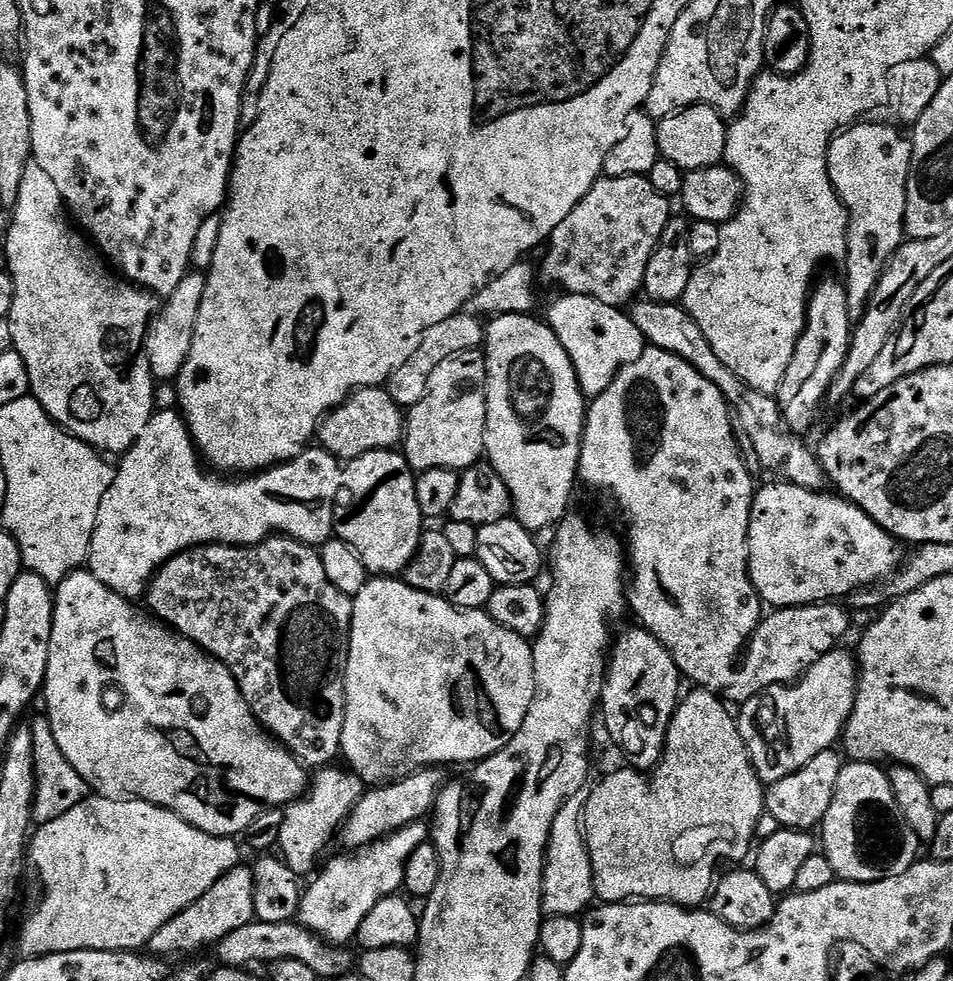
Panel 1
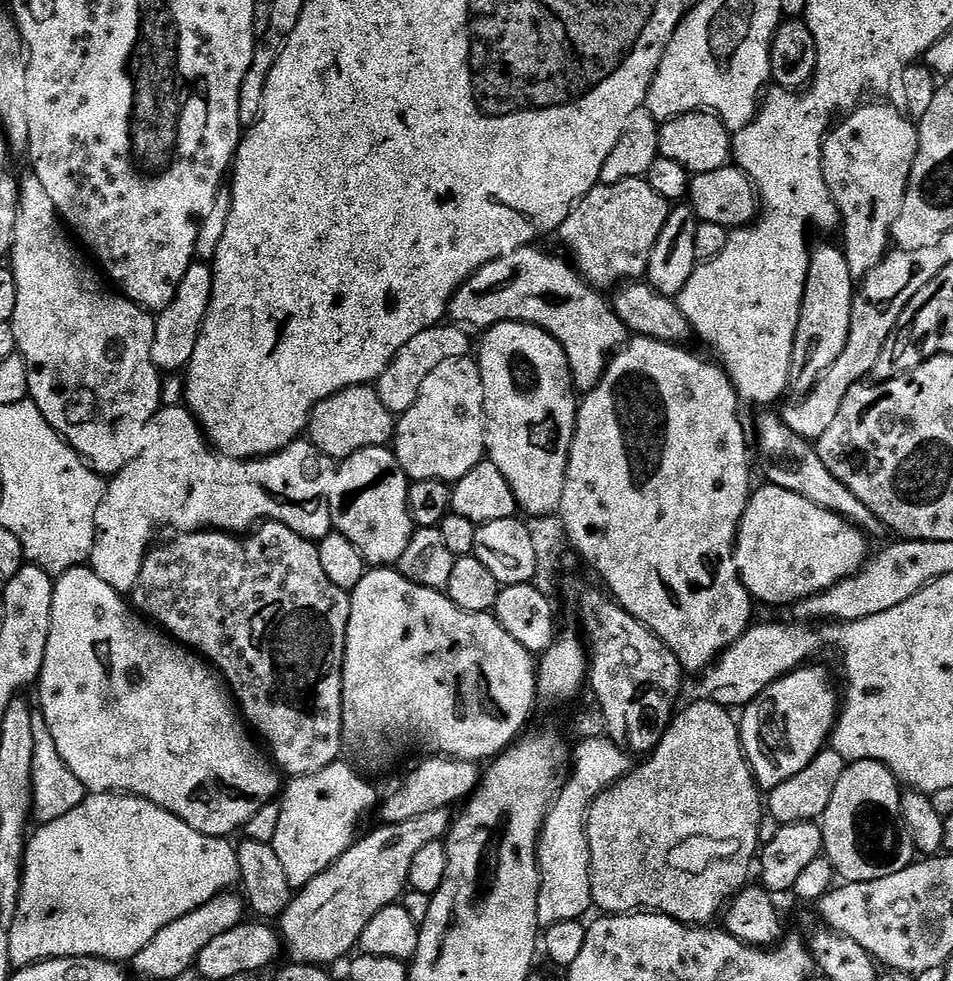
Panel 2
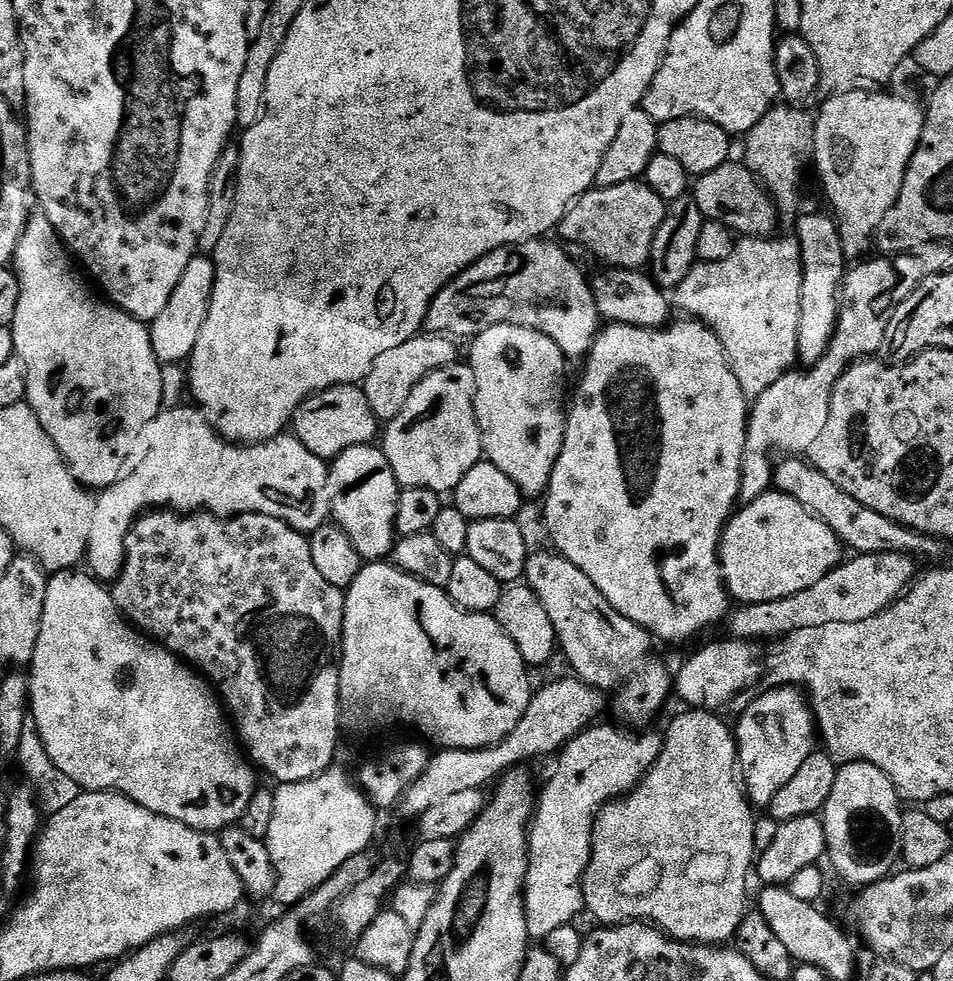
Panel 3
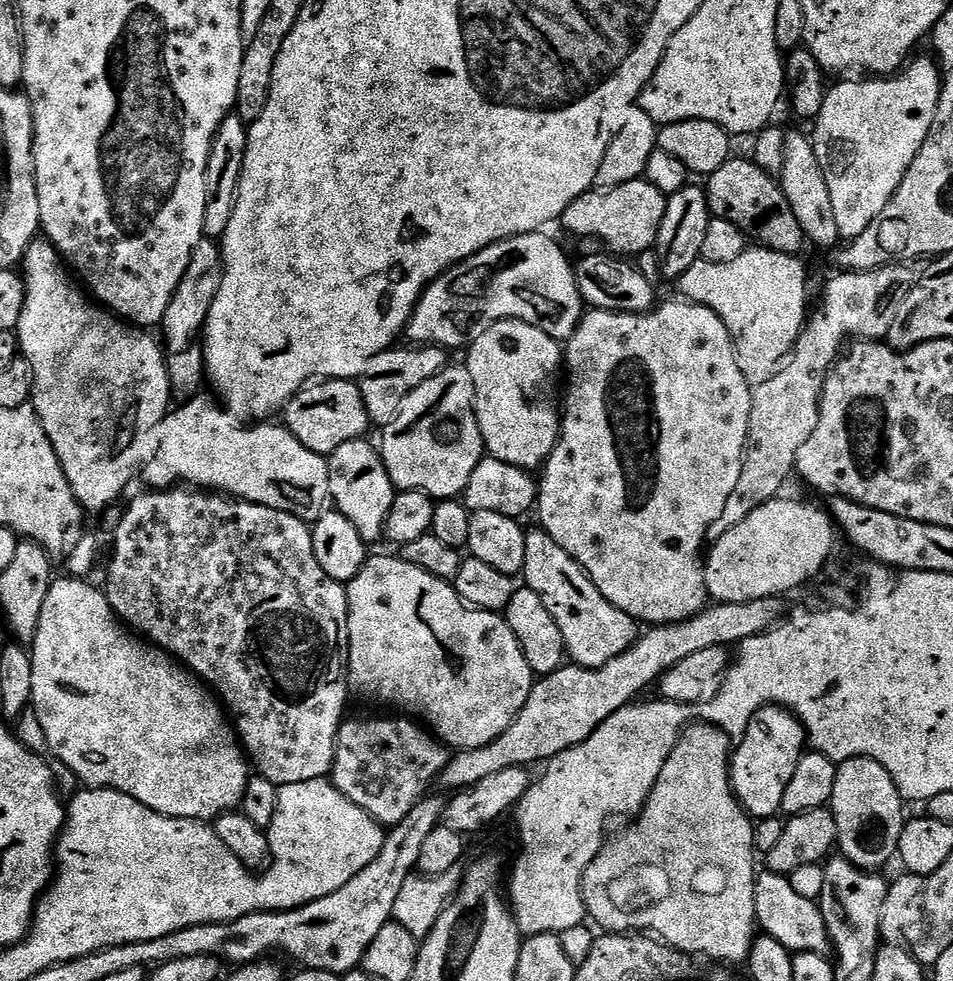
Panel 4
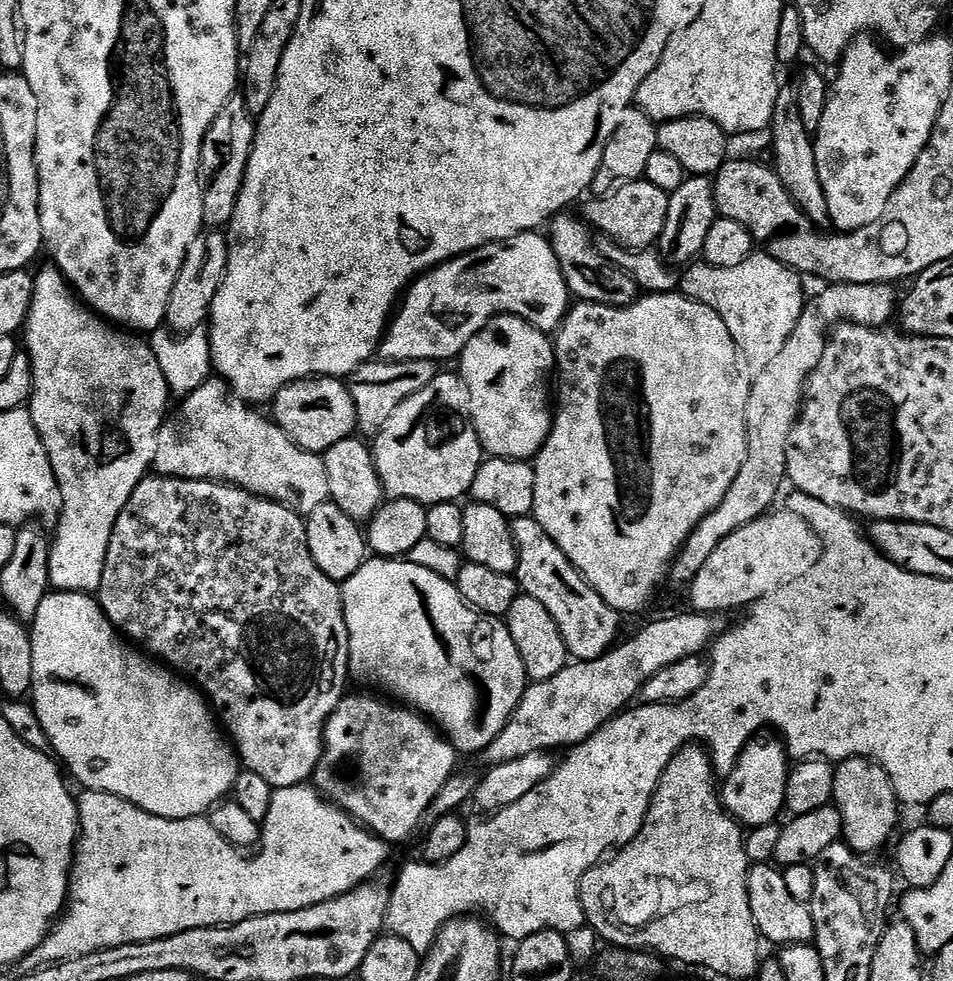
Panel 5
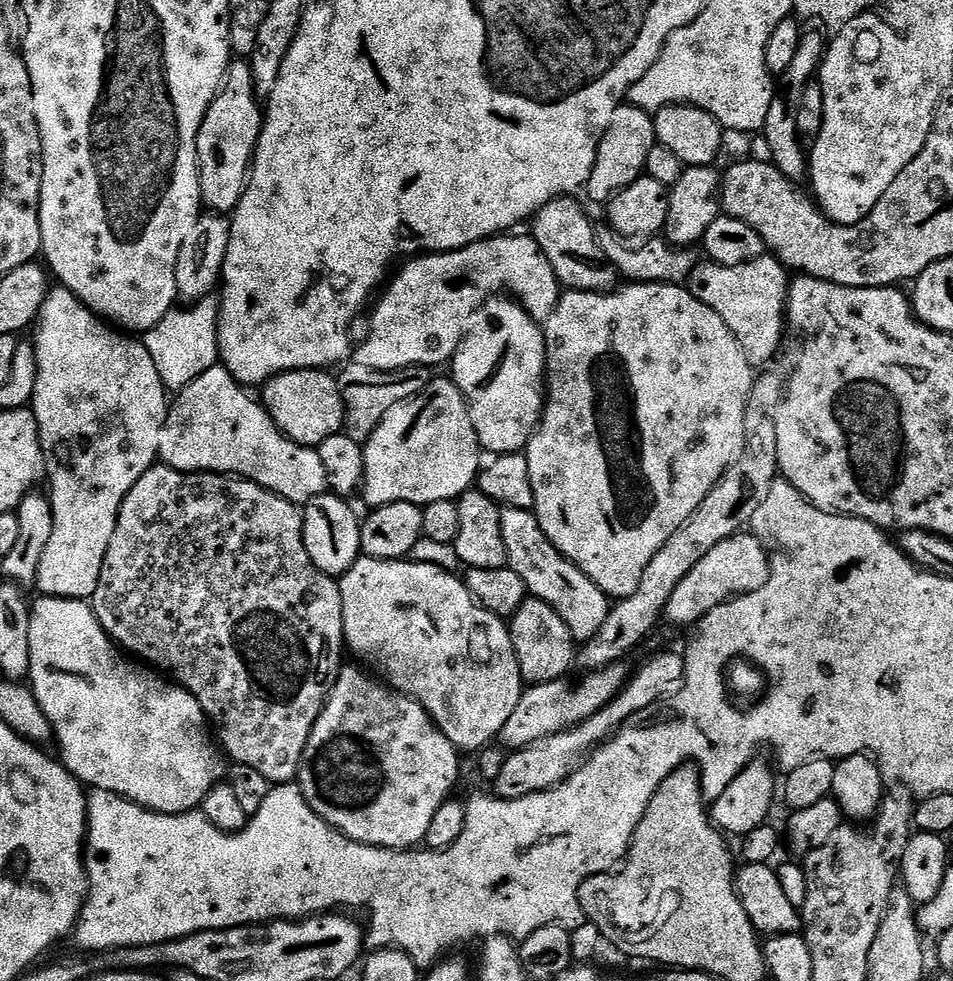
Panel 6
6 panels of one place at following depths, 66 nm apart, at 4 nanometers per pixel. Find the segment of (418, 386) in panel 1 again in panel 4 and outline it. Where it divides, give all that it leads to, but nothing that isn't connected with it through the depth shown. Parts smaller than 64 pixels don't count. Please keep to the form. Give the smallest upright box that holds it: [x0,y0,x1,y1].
[359,346,449,425]

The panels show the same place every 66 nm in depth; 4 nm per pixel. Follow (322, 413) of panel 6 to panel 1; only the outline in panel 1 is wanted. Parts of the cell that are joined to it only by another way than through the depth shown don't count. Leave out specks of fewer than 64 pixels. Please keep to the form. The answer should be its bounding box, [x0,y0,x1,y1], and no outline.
[318,387,405,462]

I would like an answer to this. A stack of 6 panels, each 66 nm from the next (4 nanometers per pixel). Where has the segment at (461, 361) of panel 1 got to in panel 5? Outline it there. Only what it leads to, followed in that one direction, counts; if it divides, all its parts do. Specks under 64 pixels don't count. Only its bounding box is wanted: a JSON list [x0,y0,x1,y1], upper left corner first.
[371,371,486,506]

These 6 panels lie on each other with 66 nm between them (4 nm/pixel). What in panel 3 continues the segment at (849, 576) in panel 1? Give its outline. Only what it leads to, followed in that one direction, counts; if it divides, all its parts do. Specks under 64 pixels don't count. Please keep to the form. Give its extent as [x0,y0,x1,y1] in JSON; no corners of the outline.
[720,490,842,605]

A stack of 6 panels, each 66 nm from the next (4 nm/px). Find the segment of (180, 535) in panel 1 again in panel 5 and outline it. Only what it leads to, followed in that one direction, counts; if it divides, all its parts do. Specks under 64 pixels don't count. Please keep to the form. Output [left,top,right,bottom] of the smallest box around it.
[155,378,329,514]

